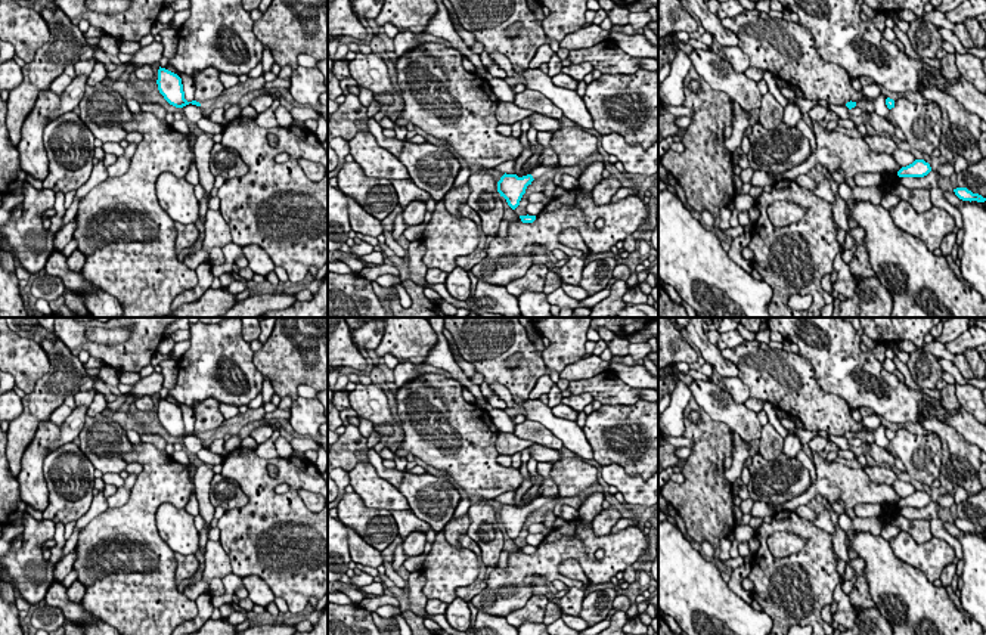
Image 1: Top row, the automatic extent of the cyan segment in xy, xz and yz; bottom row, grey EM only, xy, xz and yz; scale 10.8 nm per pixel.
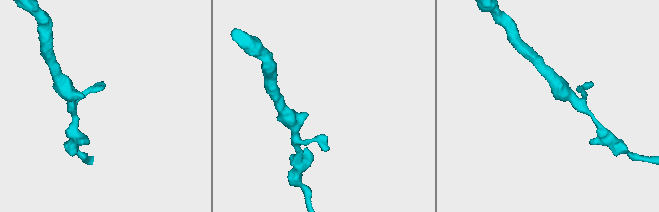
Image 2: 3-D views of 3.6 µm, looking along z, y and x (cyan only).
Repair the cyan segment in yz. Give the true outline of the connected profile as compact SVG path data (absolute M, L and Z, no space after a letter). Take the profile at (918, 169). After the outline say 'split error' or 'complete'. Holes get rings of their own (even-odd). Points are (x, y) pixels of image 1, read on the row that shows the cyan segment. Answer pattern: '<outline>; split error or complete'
M915 159L912 164L902 167L897 171L899 177L924 177L931 171L931 167L924 159Z; complete

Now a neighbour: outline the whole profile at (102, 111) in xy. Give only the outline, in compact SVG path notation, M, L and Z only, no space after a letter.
M97 84L86 86L84 96L78 105L83 124L100 142L120 143L128 134L124 124L133 120L125 99L111 87Z

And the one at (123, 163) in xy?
M137 143L128 145L124 149L124 154L121 157L118 157L112 165L106 167L109 177L123 176L128 170L130 161L136 152L136 148L137 148Z

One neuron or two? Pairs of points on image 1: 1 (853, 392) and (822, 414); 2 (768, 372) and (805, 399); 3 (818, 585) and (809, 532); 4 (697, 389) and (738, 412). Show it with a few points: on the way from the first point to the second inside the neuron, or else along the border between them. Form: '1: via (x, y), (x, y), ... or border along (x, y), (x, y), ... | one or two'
1: border along (815, 378), (824, 390), (839, 395), (850, 409) | two
2: via (777, 375), (796, 392) | one
3: via (818, 572), (818, 545) | one
4: via (707, 395), (728, 412) | one

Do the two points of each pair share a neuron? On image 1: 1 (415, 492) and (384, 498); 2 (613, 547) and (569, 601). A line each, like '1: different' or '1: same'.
1: different
2: different

